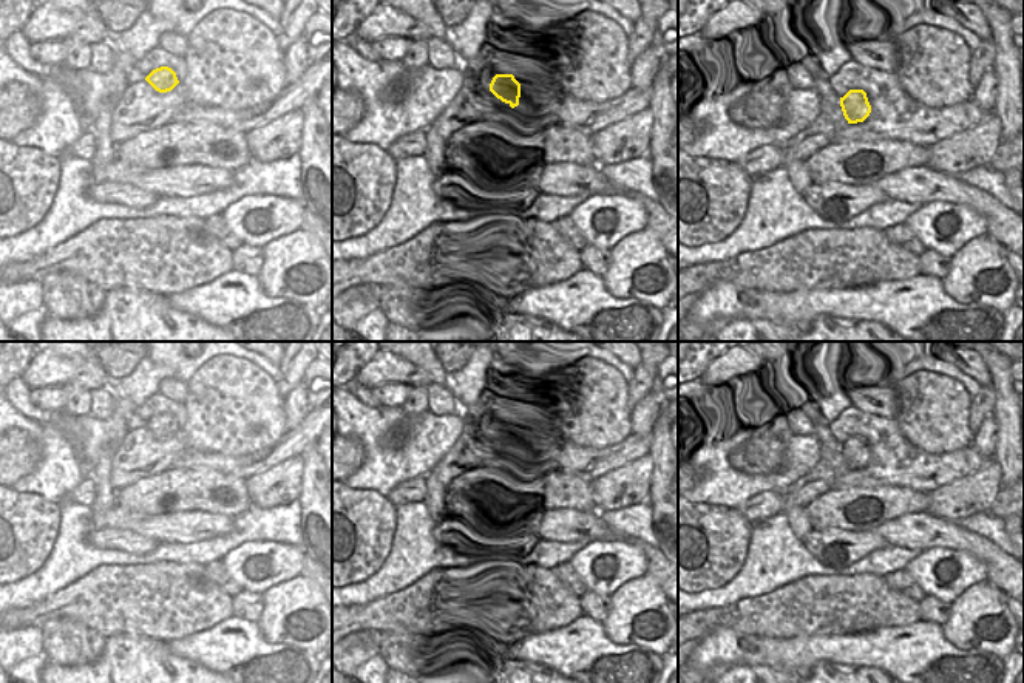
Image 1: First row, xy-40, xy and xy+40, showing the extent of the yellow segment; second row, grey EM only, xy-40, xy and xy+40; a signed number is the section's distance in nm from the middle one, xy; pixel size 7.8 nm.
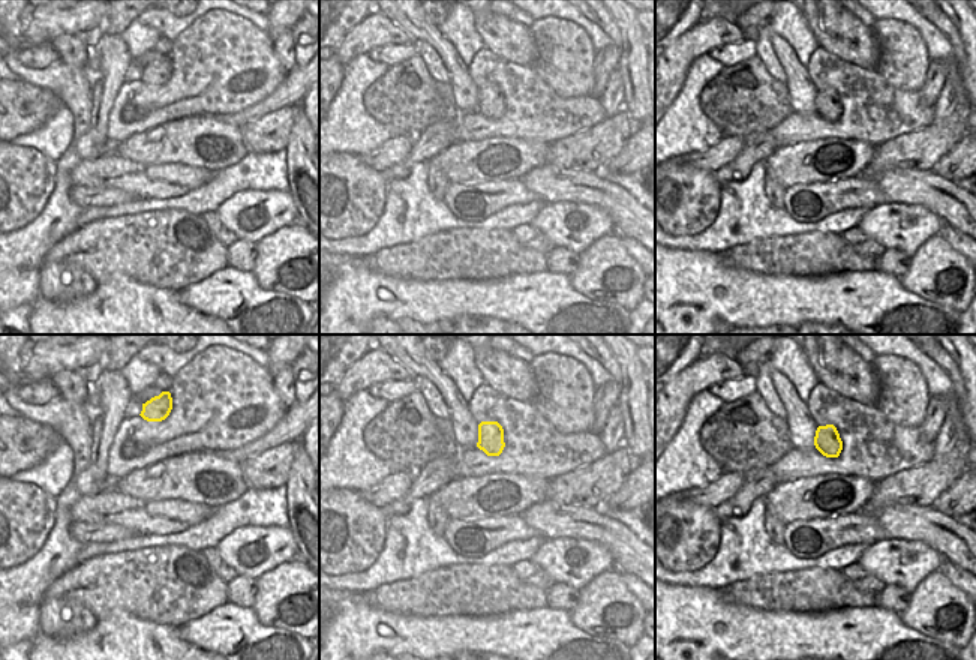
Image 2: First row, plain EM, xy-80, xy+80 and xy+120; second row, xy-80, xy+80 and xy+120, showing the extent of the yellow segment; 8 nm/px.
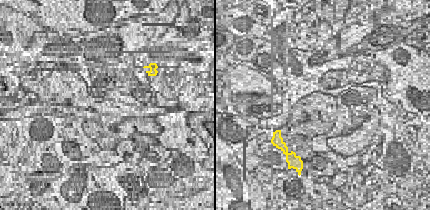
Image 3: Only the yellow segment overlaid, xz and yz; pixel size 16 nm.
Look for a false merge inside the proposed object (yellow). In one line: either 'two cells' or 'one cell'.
one cell

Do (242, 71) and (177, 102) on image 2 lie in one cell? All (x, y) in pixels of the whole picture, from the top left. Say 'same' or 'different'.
same

